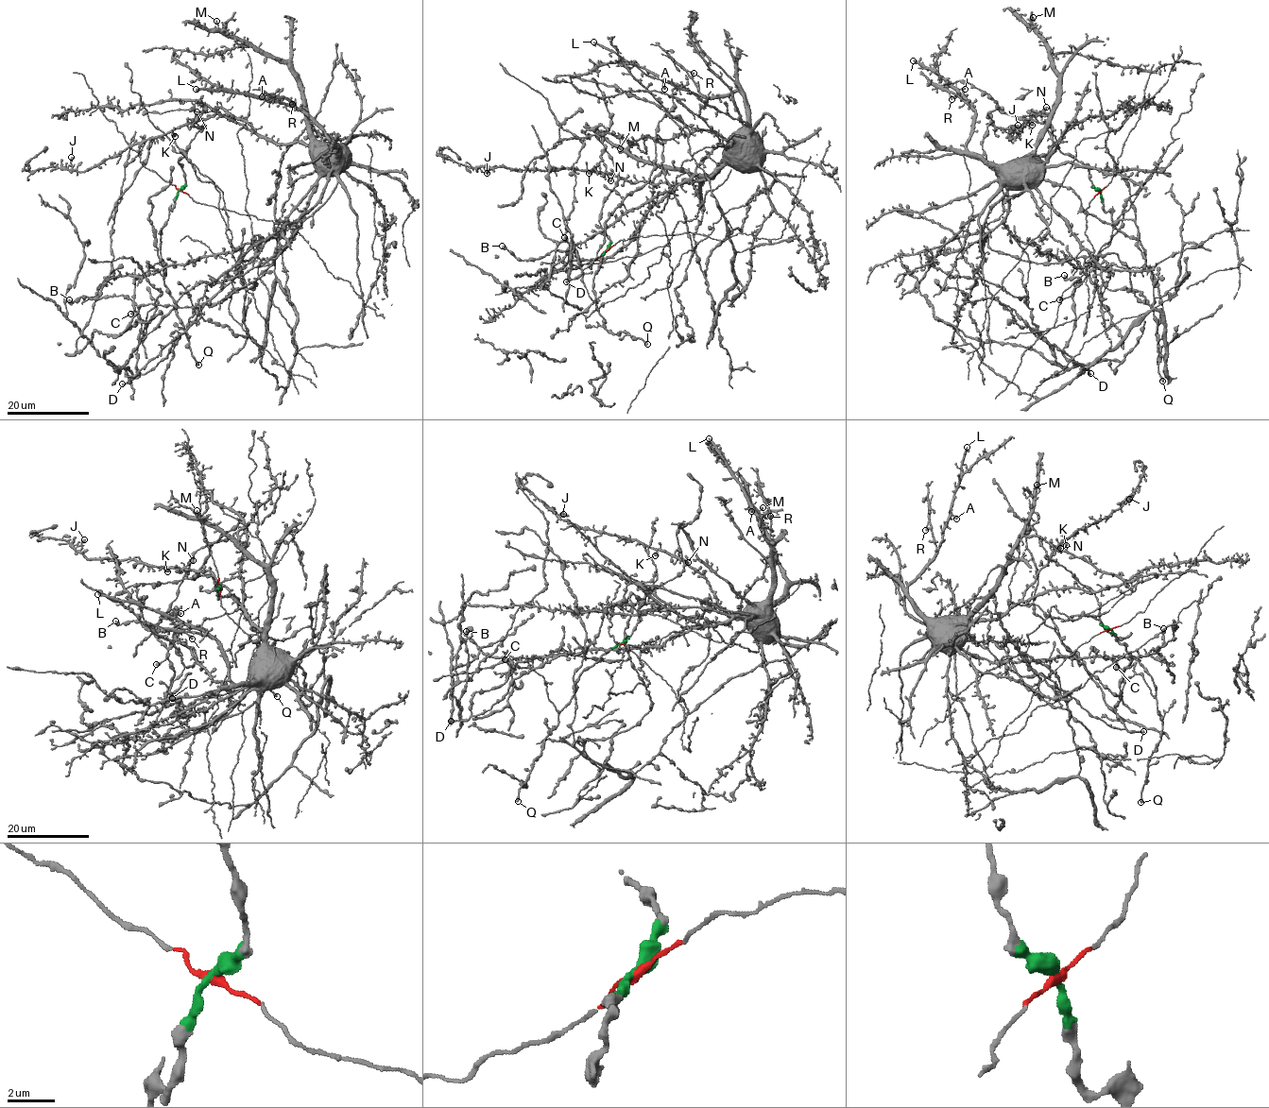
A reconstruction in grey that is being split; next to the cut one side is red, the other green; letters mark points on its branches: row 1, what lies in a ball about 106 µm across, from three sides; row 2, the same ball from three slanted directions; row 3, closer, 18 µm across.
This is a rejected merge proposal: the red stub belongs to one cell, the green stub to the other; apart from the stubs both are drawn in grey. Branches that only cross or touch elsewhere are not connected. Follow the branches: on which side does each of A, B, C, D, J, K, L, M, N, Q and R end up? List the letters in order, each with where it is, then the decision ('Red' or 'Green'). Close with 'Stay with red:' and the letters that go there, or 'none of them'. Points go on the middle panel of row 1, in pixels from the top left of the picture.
A: Place: (664, 89). Red
B: Place: (502, 246). Green
C: Place: (564, 237). Green
D: Place: (566, 281). Green
J: Place: (487, 173). Red
K: Place: (589, 173). Red
L: Place: (593, 42). Red
M: Place: (620, 148). Red
N: Place: (610, 180). Red
Q: Place: (647, 344). Green
R: Place: (694, 73). Red
Stay with red: A, J, K, L, M, N, R

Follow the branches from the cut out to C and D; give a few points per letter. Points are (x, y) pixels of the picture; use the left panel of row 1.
C: (180, 190), (161, 232), (159, 263), (148, 265), (134, 281), (131, 314)
D: (180, 190), (161, 232), (159, 263), (148, 265), (134, 281), (134, 309), (141, 323), (139, 376), (122, 383)

